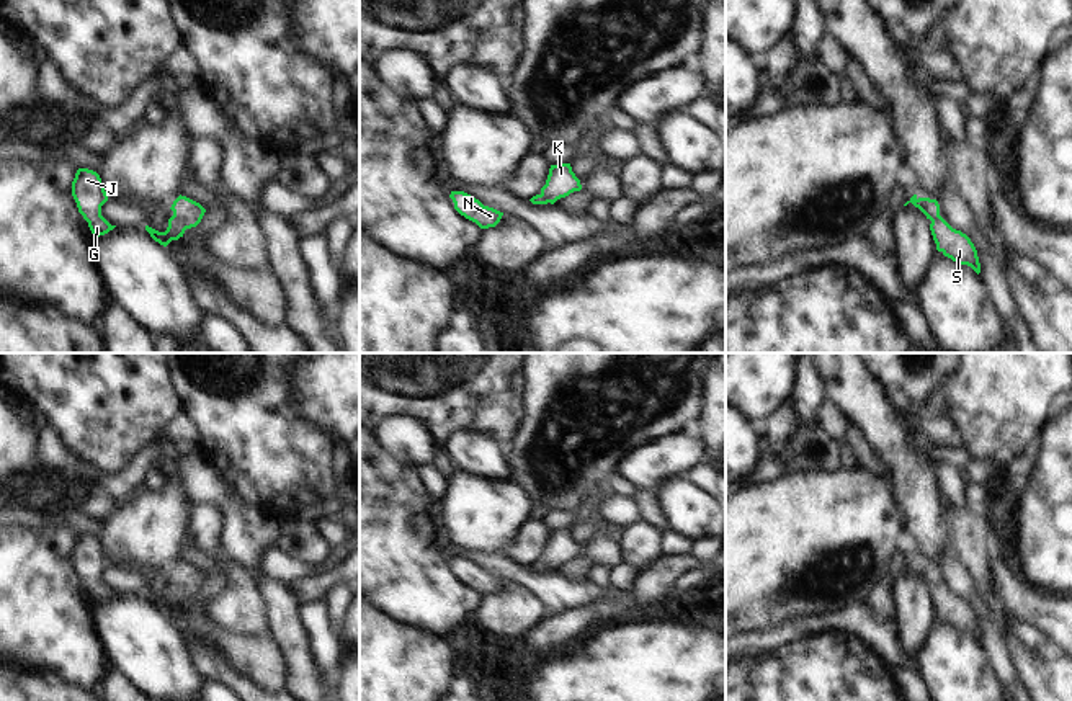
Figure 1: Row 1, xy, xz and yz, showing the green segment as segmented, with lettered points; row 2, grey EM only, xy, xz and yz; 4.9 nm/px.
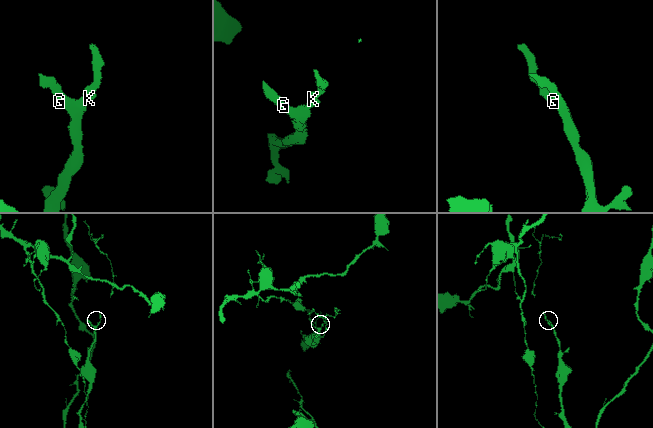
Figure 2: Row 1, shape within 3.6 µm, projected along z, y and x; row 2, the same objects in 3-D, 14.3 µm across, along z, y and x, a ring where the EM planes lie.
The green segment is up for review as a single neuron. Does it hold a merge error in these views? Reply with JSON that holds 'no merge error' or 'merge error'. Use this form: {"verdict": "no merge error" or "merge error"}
{"verdict": "no merge error"}

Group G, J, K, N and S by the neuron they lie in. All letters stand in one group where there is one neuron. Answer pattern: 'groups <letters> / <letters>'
groups G J K N S

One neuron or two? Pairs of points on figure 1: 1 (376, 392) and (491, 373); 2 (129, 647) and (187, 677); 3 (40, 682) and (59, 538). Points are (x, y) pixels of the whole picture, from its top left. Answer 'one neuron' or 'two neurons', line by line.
1: one neuron
2: one neuron
3: two neurons

